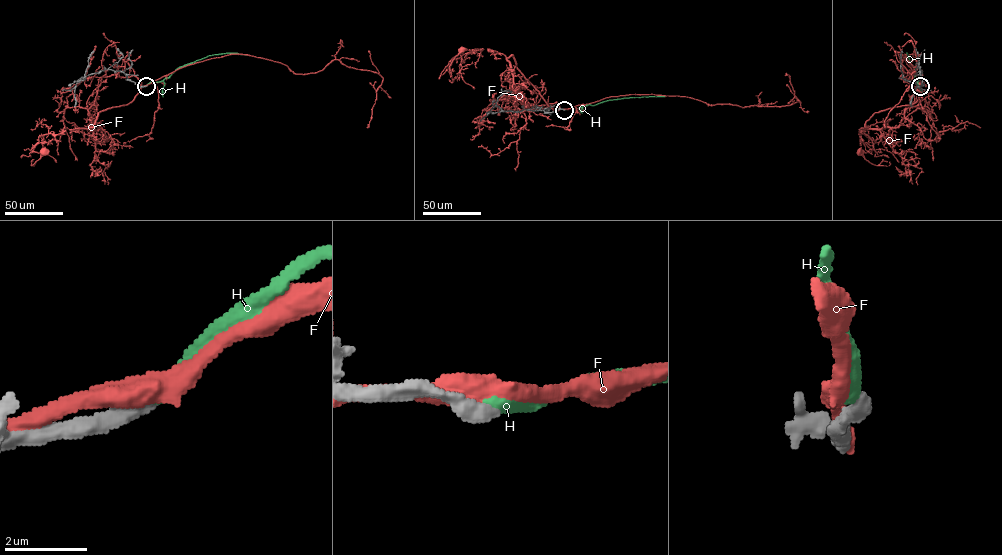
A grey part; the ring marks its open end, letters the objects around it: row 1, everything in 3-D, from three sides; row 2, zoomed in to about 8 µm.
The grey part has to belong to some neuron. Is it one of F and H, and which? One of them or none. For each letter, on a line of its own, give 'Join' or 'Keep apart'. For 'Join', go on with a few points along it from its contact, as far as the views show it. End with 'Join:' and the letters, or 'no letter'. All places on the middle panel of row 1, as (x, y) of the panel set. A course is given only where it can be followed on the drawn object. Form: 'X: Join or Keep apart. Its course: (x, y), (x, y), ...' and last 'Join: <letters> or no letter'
F: Keep apart
H: Keep apart
Join: no letter

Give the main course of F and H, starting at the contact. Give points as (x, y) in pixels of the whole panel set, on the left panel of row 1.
F: (143, 86), (127, 104), (98, 112), (93, 126), (41, 135), (32, 151), (44, 152)
H: (146, 86), (150, 82), (162, 81), (178, 67), (208, 56), (226, 53), (247, 55)

